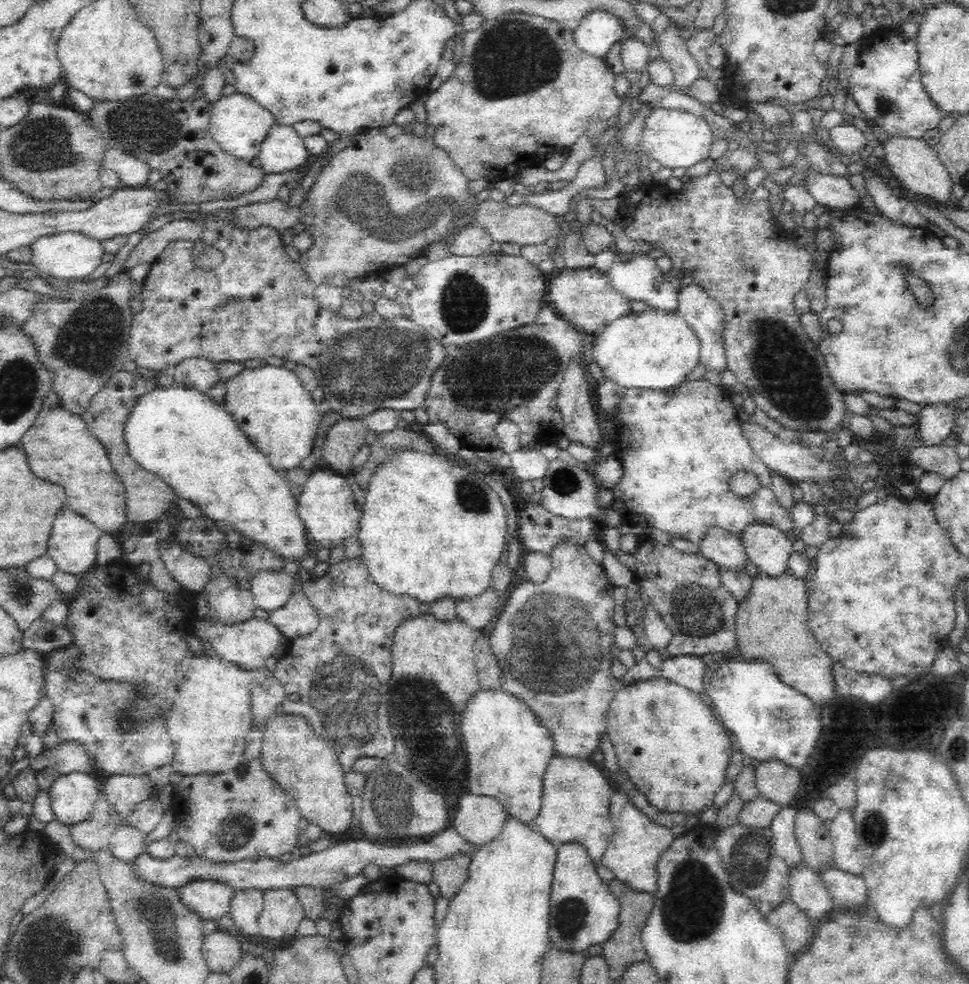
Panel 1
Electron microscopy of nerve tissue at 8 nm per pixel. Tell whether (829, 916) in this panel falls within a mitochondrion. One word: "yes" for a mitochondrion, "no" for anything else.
no

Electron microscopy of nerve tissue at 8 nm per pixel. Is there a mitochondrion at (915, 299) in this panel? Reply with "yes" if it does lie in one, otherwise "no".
no

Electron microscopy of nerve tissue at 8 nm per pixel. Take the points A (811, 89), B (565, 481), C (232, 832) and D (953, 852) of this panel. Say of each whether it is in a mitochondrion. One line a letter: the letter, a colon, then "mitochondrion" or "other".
A: other
B: mitochondrion
C: mitochondrion
D: other

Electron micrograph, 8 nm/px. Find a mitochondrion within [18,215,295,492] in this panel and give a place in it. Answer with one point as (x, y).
(91, 339)

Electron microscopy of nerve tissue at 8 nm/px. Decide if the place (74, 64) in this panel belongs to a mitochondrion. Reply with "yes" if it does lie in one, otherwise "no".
no

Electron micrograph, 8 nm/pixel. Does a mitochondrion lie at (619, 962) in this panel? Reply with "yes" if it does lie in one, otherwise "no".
no

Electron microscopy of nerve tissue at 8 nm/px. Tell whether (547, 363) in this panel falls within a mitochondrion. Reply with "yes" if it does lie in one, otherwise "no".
yes

